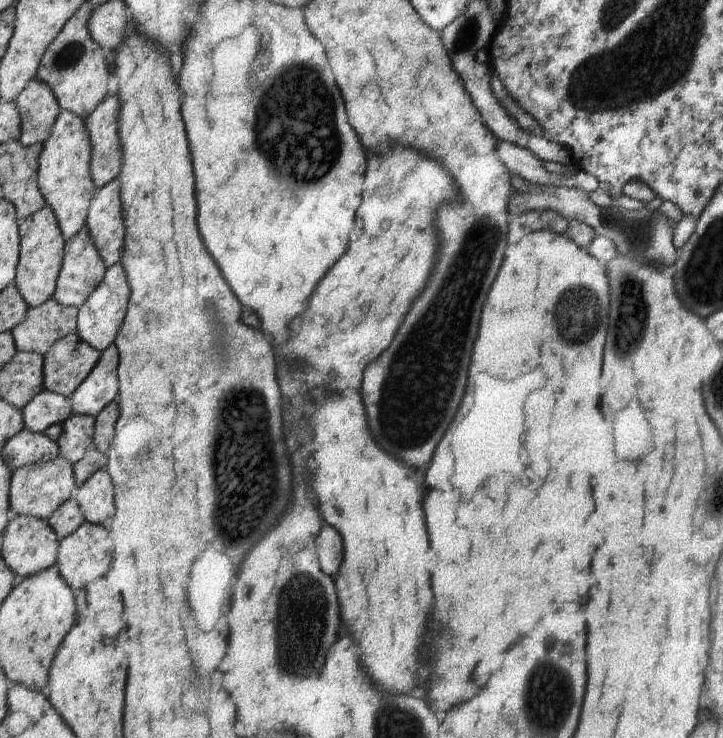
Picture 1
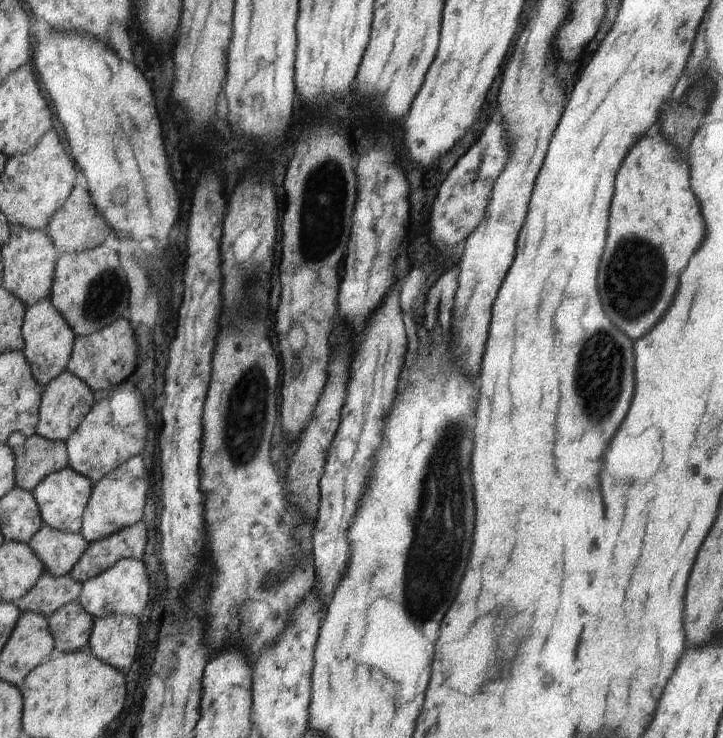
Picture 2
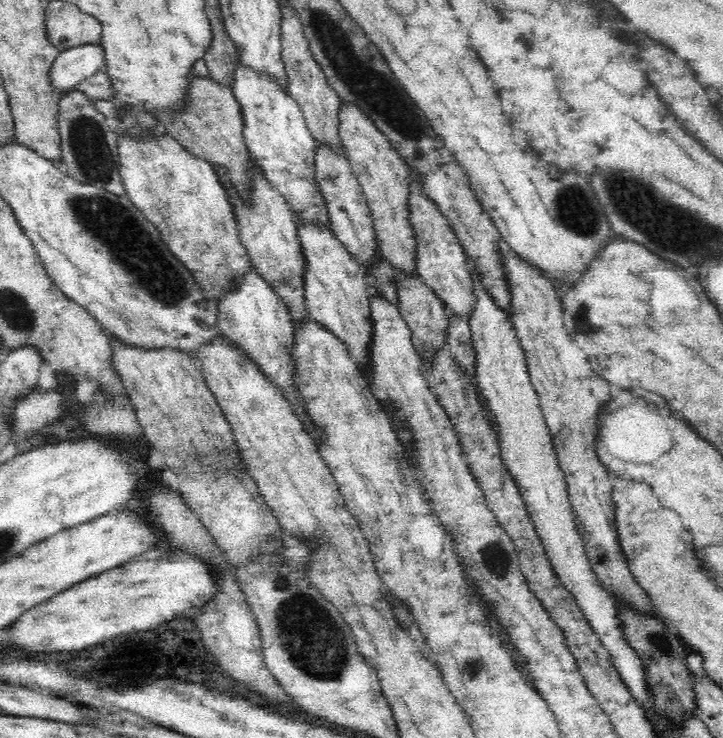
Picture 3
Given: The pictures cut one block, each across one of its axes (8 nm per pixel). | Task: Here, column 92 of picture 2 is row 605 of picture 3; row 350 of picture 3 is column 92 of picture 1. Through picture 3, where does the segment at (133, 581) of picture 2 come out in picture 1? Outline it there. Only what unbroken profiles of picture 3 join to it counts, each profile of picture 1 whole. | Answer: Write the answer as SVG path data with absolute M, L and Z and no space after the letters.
M105 468L77 488L75 498L82 507L87 523L95 523L111 530L115 518L115 495L113 479Z

